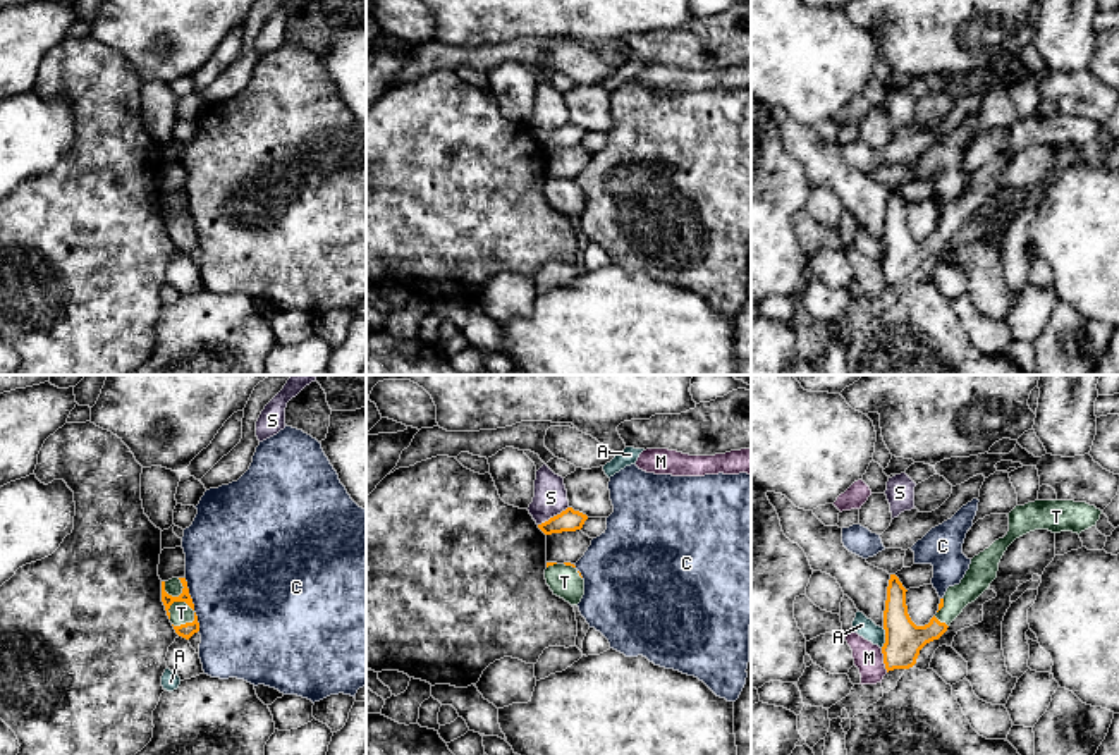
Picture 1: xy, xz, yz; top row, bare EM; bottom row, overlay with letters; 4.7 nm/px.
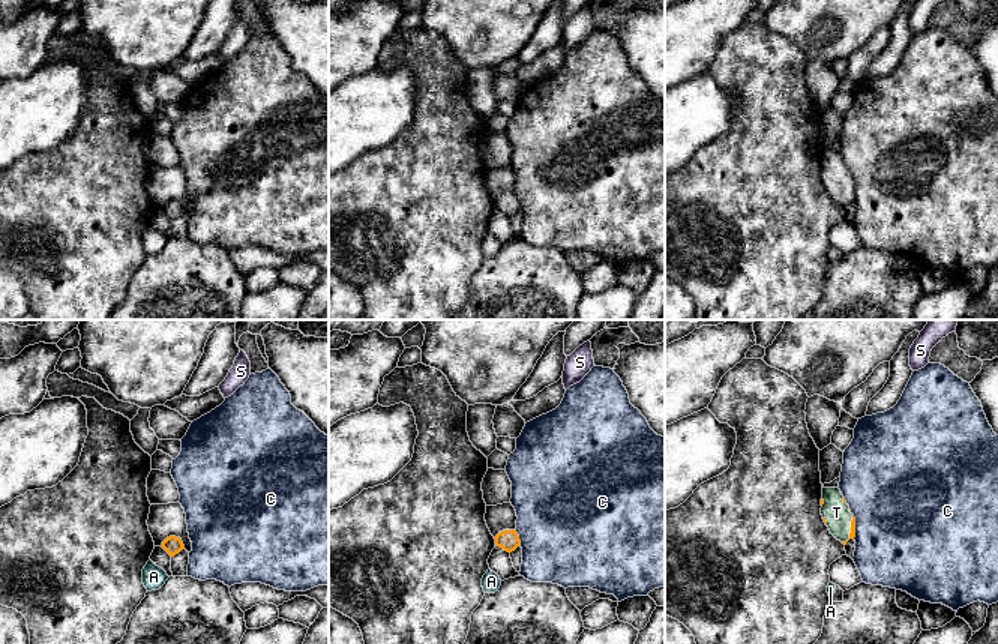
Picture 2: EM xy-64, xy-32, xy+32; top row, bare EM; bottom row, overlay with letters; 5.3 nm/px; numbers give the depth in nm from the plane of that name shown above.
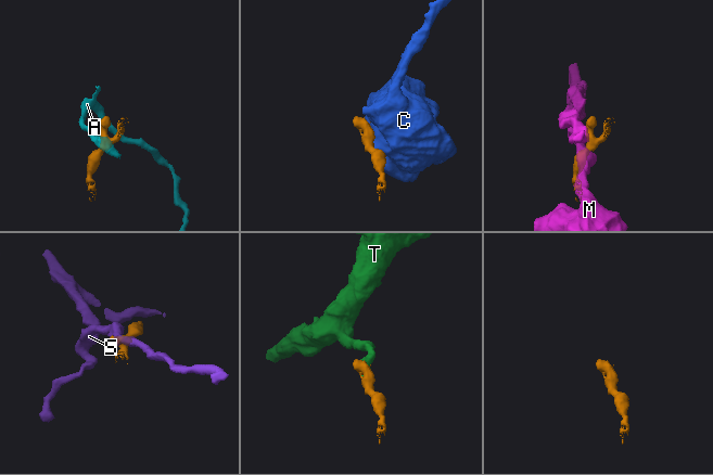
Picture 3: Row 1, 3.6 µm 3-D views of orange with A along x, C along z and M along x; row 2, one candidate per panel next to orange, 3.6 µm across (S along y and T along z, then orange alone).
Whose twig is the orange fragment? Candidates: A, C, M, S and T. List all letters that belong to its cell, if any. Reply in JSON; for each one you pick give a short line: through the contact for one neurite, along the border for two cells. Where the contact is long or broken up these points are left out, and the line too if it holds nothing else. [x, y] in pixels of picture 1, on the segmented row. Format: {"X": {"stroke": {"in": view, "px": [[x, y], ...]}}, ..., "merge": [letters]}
{"T": {"stroke": {"in": "xy", "px": [[167, 599], [184, 601], [181, 613]]}}, "merge": ["T"]}

